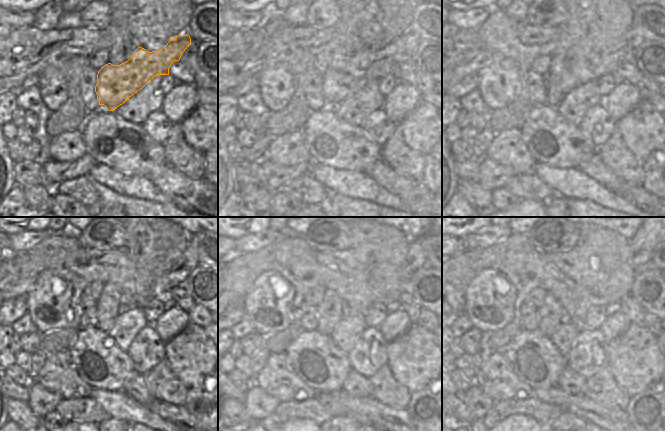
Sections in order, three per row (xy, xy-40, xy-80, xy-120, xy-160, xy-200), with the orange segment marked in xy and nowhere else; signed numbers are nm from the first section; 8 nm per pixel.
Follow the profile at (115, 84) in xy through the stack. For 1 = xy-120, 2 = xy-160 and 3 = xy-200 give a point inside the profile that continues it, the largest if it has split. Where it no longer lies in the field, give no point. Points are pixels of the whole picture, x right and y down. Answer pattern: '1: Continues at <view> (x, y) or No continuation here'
1: Continues at xy-120 (186, 264)
2: Continues at xy-160 (415, 259)
3: Continues at xy-200 (643, 243)

